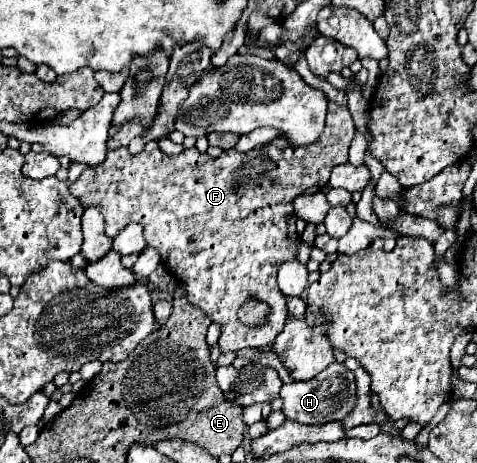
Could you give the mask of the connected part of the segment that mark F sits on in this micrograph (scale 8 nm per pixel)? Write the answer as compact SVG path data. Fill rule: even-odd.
M329 102L325 132L315 144L311 144L311 148L291 148L291 144L287 144L287 148L279 148L279 138L275 138L271 144L249 152L227 150L219 158L211 158L209 154L201 154L197 148L183 150L177 156L167 156L157 148L155 142L147 142L143 152L139 152L137 156L131 156L127 148L107 152L103 164L87 168L79 176L79 180L71 184L71 194L77 196L85 208L99 206L103 210L105 234L109 238L115 238L119 230L123 230L131 222L143 226L147 246L159 250L163 264L187 290L189 302L205 310L211 320L221 326L221 352L235 352L247 346L267 346L283 330L283 324L287 320L287 302L277 286L277 270L283 262L297 258L301 244L301 238L289 240L287 230L287 220L293 212L293 200L299 194L313 194L325 188L331 168L347 162L353 134L355 126L347 106ZM251 298L265 302L271 308L273 326L251 328L239 322L237 312Z

